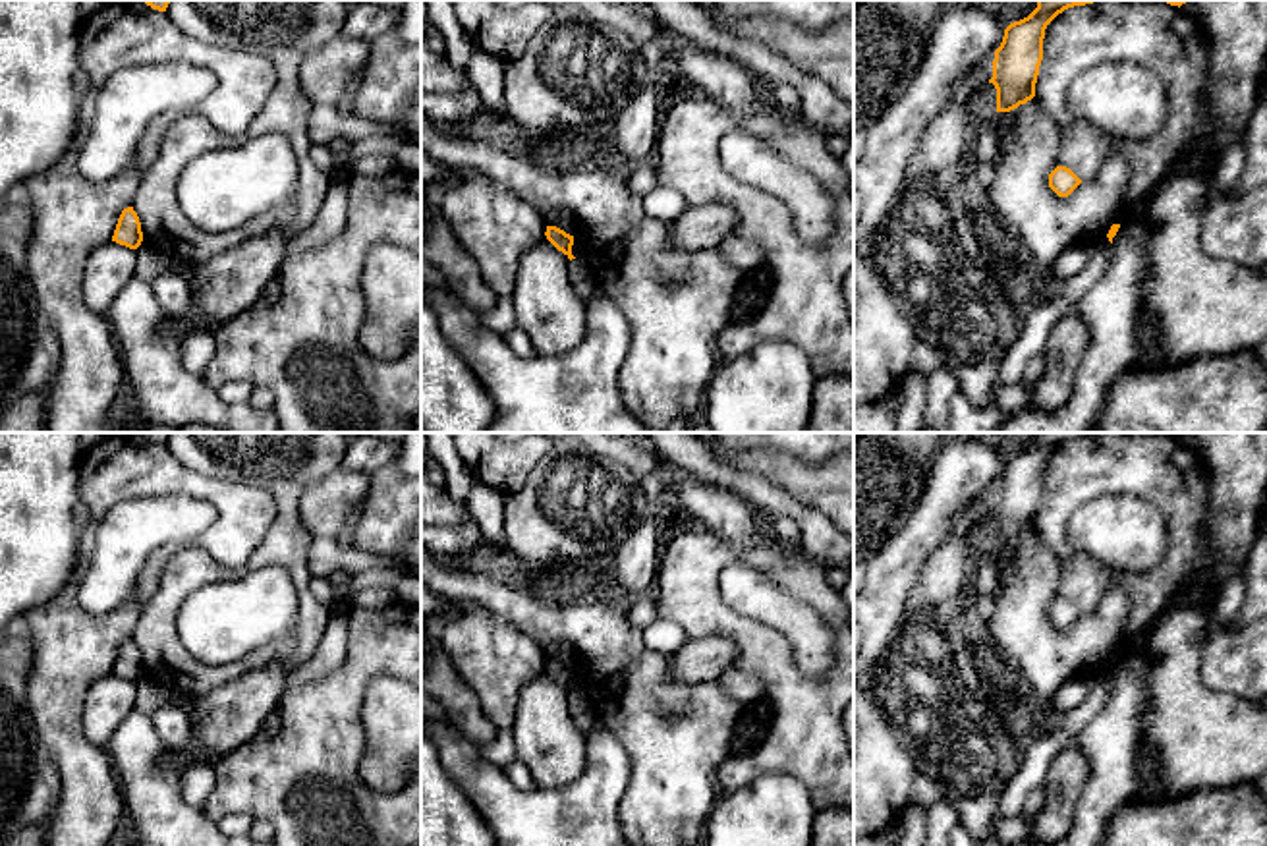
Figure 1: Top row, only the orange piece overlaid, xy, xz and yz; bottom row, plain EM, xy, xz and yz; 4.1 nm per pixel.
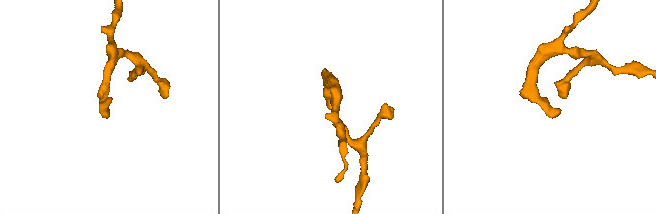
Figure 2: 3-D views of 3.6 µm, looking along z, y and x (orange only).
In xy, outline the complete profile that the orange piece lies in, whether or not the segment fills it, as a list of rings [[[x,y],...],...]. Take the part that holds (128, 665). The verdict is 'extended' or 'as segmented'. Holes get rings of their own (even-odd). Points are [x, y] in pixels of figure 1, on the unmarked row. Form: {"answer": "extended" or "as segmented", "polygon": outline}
{"answer": "as segmented", "polygon": [[[133,639],[122,643],[112,674],[137,682],[143,674],[141,655]]]}

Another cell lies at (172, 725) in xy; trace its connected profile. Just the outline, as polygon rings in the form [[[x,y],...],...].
[[[164,703],[153,717],[160,742],[172,751],[191,751],[195,736],[189,717],[176,703]]]

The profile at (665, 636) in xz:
[[[661,616],[647,624],[641,632],[649,649],[661,653],[680,651],[690,639],[680,624]]]

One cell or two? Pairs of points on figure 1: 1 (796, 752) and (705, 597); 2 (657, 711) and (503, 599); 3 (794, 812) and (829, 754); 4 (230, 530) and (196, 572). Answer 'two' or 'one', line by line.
1: one
2: one
3: two
4: two

